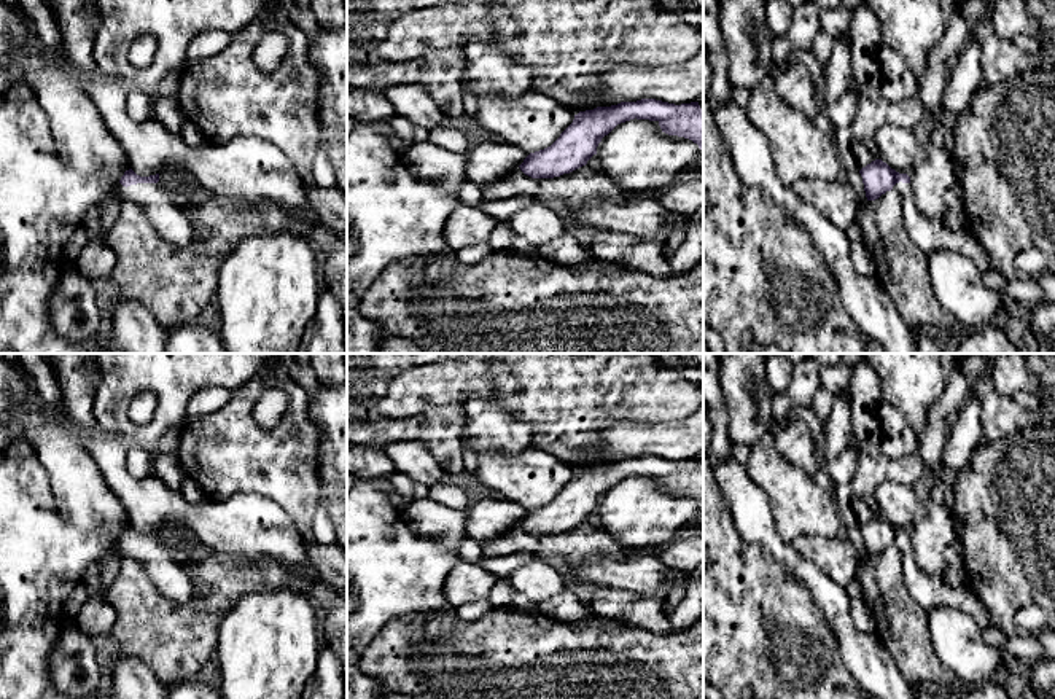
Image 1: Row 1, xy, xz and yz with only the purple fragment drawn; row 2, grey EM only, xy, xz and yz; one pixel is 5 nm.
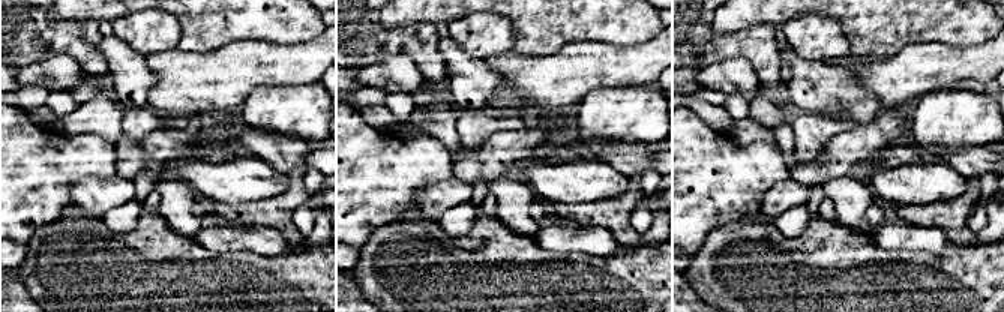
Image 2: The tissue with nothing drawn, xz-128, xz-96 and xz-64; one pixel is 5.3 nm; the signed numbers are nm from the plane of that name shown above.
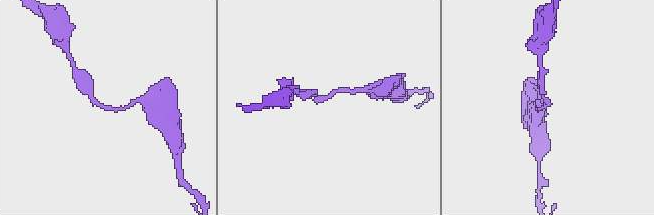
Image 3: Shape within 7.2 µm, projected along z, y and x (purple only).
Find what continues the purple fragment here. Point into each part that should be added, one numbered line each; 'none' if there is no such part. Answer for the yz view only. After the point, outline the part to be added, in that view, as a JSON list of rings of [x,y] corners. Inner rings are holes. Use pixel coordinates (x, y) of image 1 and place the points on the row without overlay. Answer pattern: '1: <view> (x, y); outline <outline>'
1: yz (928, 591); outline [[[899,538],[893,546],[901,551],[902,581],[917,605],[926,611],[934,607],[956,608],[971,615],[982,629],[990,624],[988,610],[967,588],[953,589],[918,565],[910,540]]]

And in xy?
1: xy (156, 556); outline [[[137,540],[124,548],[124,554],[137,559],[159,592],[173,603],[183,605],[194,596],[186,572],[175,562],[172,548],[161,540]]]

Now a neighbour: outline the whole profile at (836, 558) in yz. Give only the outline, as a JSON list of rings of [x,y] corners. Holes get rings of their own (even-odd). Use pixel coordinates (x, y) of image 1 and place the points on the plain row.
[[[843,533],[834,538],[802,535],[792,541],[792,546],[804,559],[840,586],[847,586],[856,576],[861,564],[855,546]]]

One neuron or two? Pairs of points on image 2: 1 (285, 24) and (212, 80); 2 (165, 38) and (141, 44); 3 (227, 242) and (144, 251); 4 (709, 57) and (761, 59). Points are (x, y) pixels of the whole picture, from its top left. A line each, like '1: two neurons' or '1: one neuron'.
1: two neurons
2: one neuron
3: two neurons
4: one neuron

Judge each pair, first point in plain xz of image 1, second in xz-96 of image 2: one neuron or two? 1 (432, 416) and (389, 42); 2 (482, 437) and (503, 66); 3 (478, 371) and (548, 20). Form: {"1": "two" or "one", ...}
{"1": "one", "2": "two", "3": "one"}

